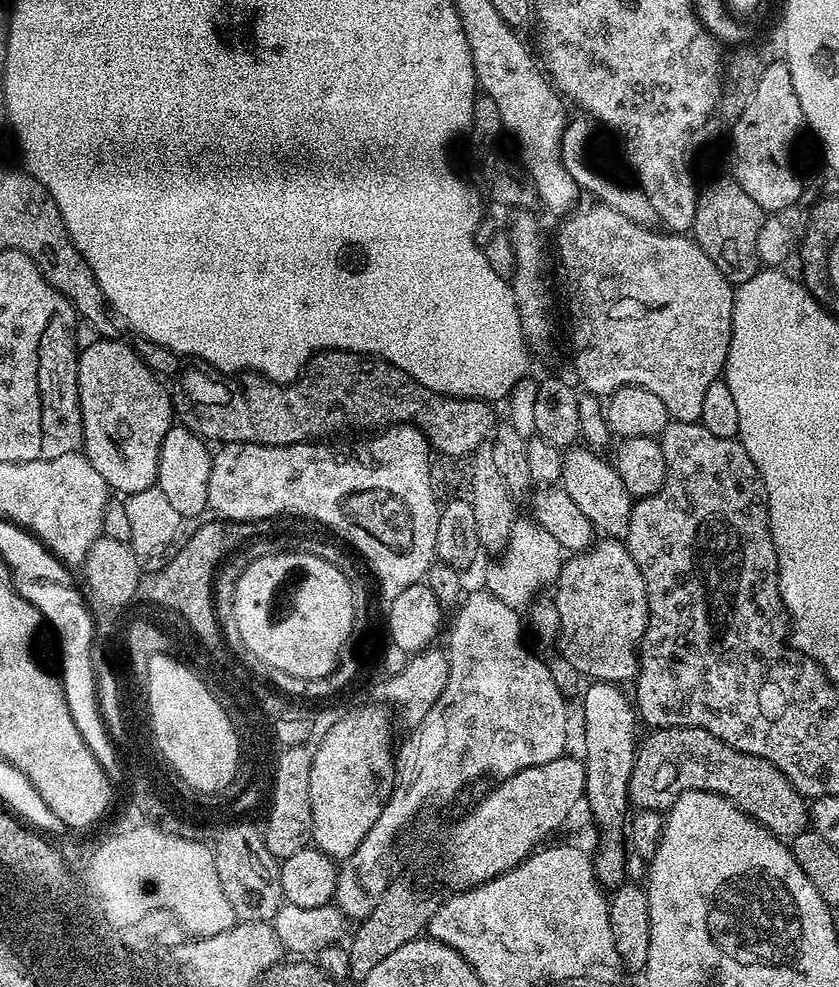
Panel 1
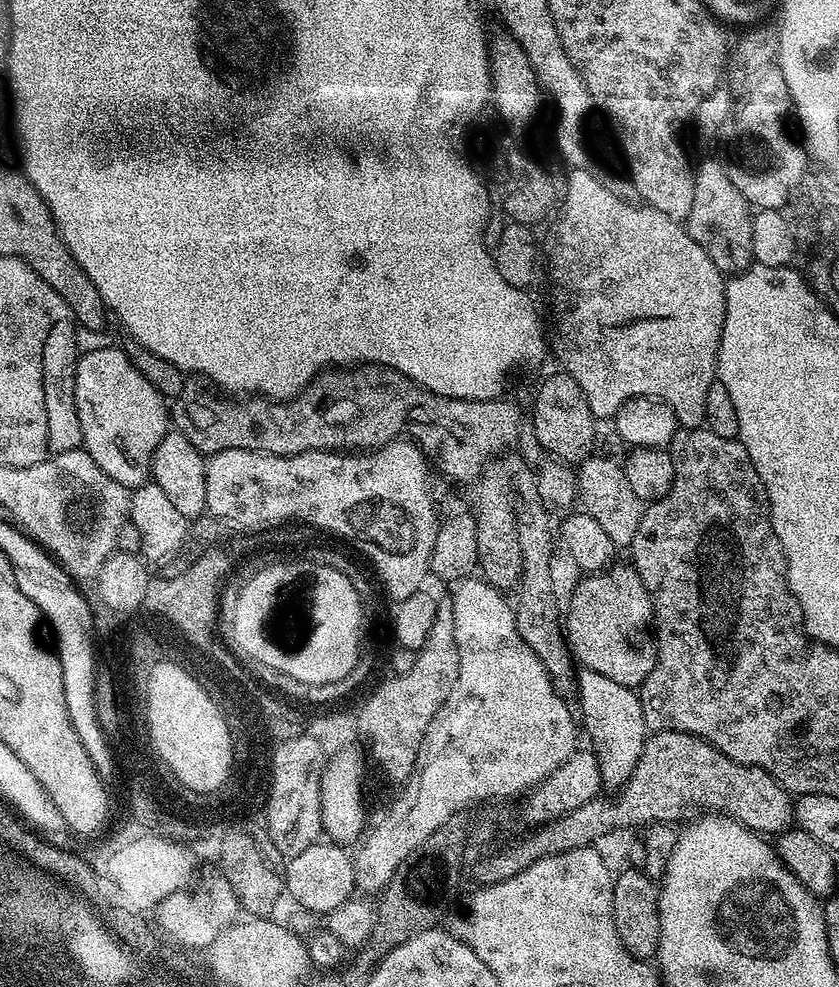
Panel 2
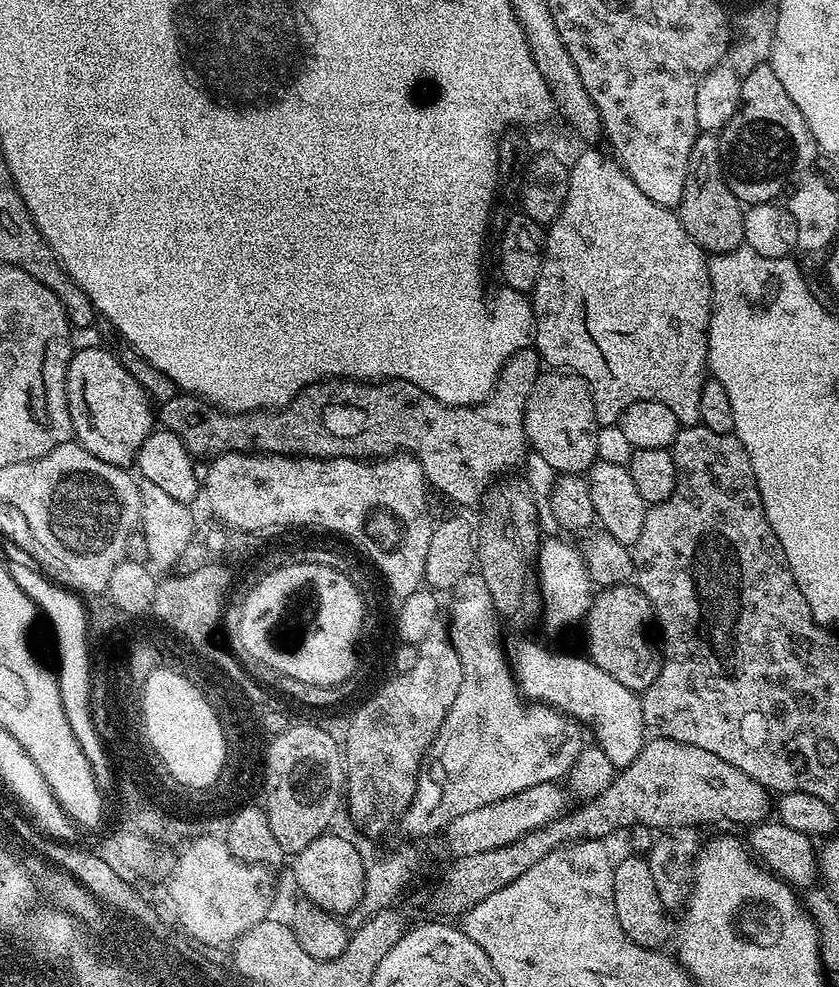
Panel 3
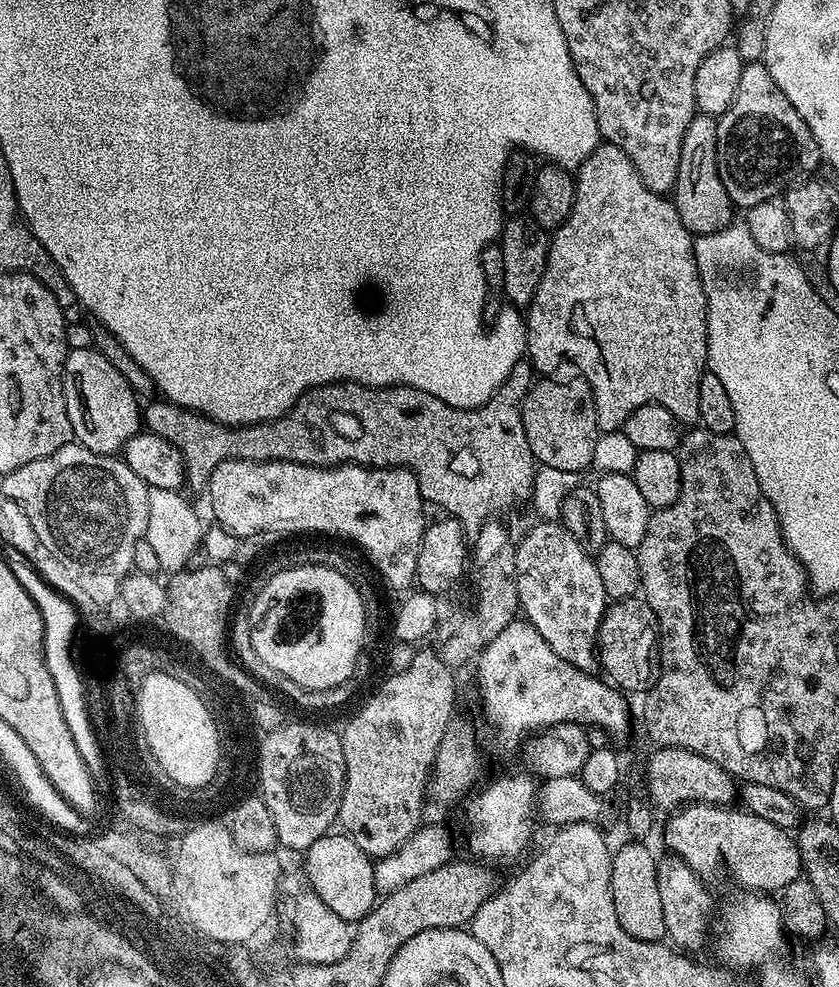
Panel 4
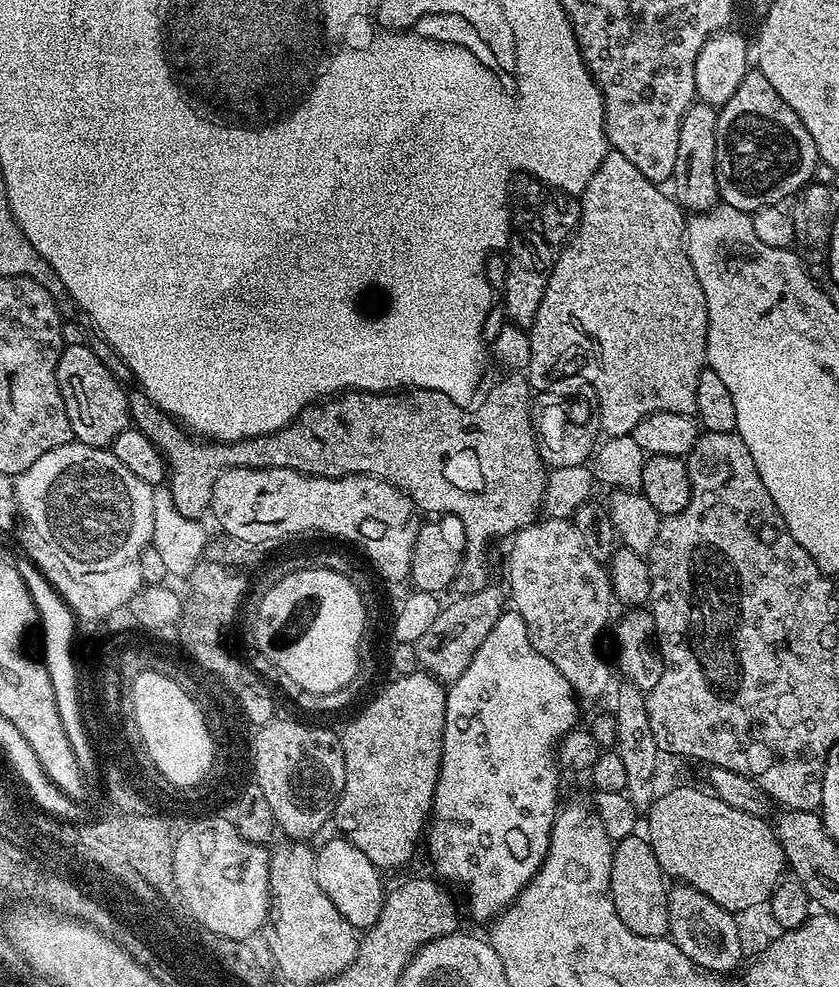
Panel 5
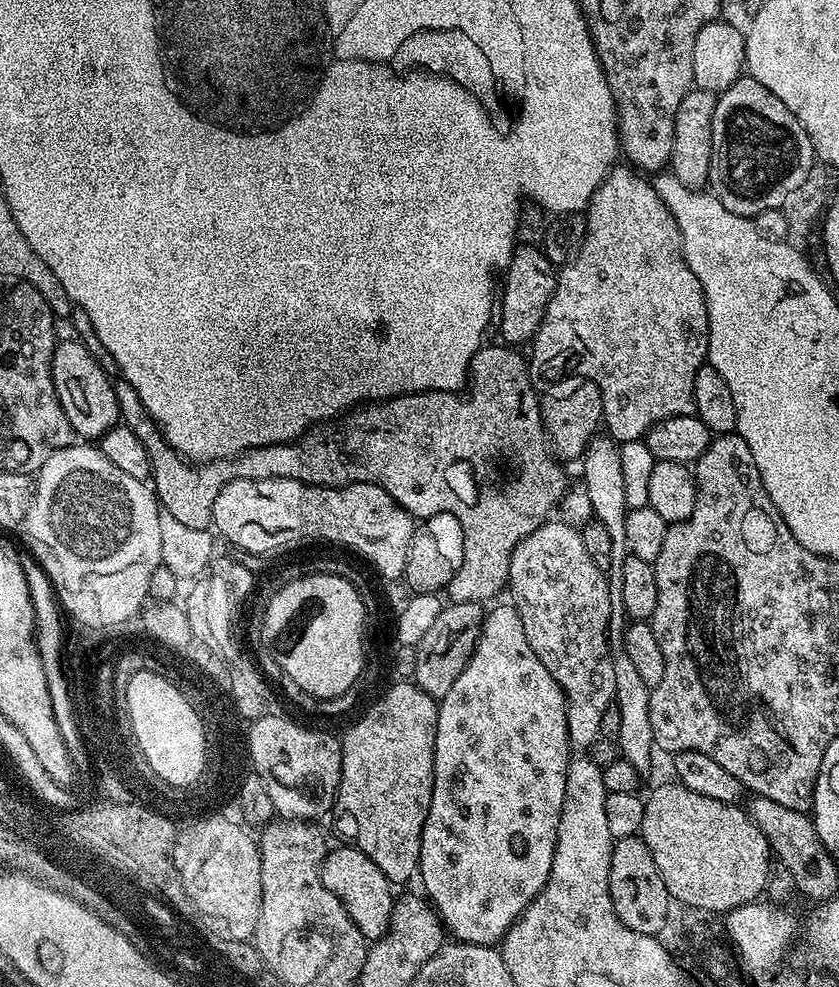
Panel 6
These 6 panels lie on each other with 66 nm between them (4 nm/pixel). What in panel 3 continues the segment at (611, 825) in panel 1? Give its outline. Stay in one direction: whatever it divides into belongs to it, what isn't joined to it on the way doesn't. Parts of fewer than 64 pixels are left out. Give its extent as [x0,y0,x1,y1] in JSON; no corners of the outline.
[510,640,646,770]

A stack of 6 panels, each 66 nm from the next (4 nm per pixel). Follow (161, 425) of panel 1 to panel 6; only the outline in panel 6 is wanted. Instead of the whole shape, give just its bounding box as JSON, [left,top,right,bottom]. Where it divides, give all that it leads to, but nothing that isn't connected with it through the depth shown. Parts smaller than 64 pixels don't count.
[52,340,121,438]

